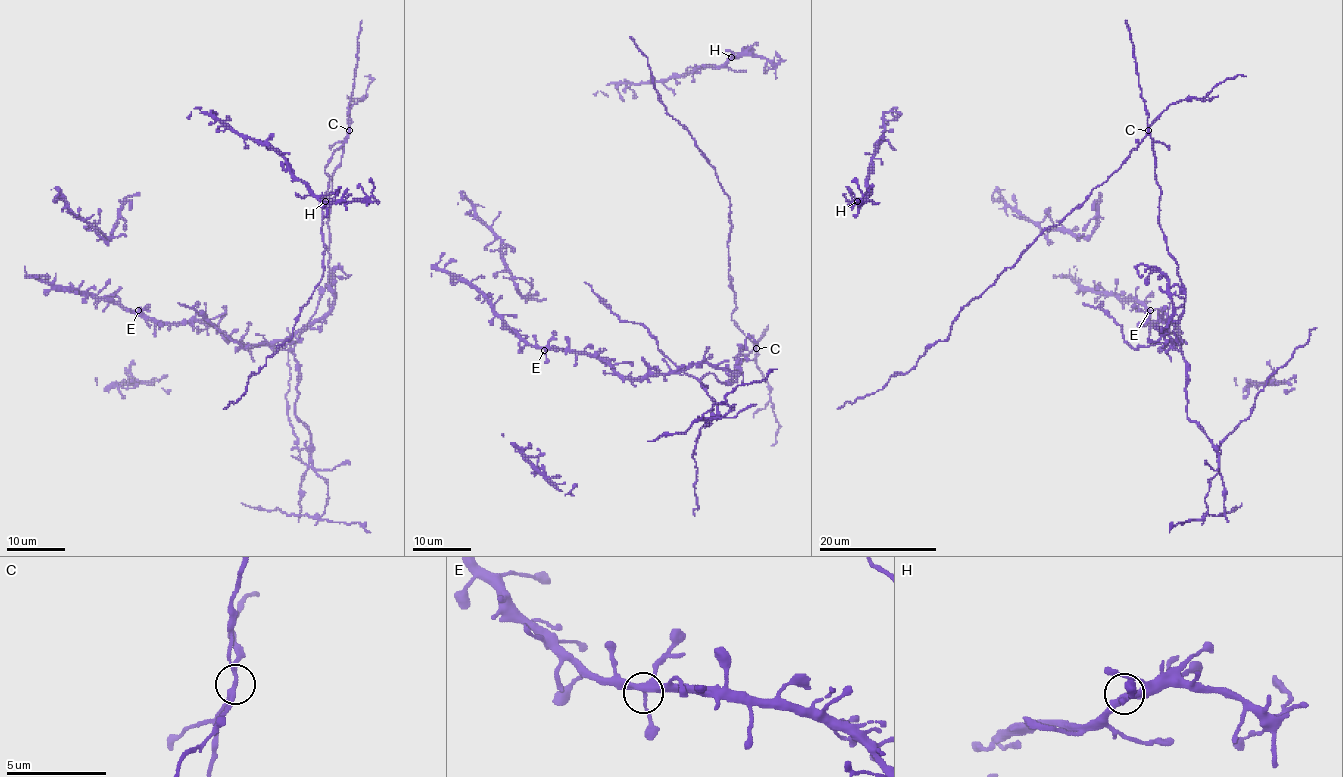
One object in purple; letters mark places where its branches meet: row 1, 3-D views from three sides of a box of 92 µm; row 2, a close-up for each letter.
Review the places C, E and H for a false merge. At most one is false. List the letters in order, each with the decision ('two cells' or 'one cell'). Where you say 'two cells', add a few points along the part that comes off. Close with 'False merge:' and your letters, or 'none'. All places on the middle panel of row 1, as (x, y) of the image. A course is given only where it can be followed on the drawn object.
C: two cells; foreign part runs (756, 348), (734, 359), (731, 384), (712, 373), (700, 379), (718, 411), (703, 419), (691, 456), (694, 516)
E: one cell
H: one cell
False merge: C

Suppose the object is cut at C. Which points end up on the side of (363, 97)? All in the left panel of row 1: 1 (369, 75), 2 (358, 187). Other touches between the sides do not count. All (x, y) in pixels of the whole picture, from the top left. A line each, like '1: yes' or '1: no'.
1: yes
2: yes

